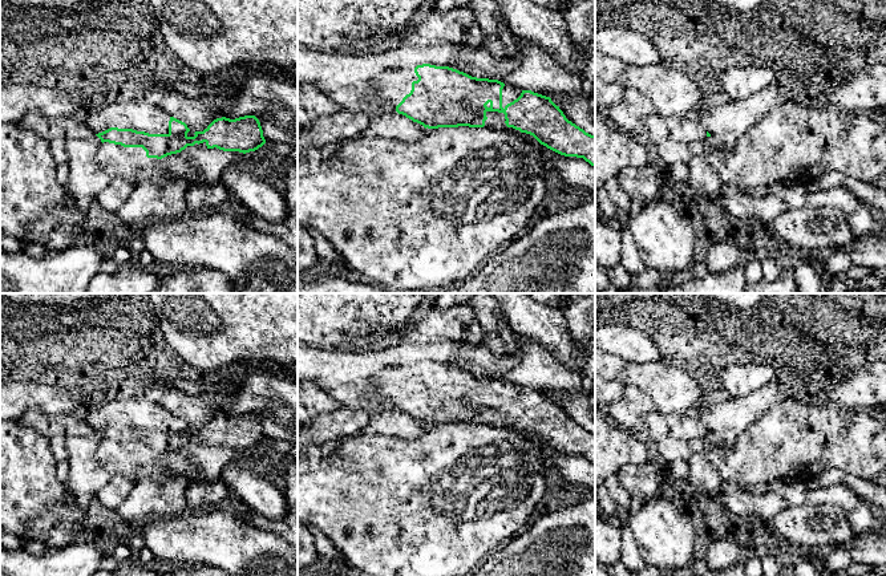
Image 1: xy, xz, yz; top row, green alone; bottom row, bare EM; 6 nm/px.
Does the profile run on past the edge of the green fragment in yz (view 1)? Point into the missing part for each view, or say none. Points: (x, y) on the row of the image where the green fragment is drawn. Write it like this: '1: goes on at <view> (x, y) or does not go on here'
1: does not go on here

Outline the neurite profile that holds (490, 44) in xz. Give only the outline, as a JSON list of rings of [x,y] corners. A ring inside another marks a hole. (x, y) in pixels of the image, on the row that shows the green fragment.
[[[485,36],[482,50],[497,58],[519,60],[519,65],[501,82],[546,97],[582,93],[584,77],[567,70],[554,54],[518,36],[514,36],[514,44],[515,54],[509,56],[499,37]]]

